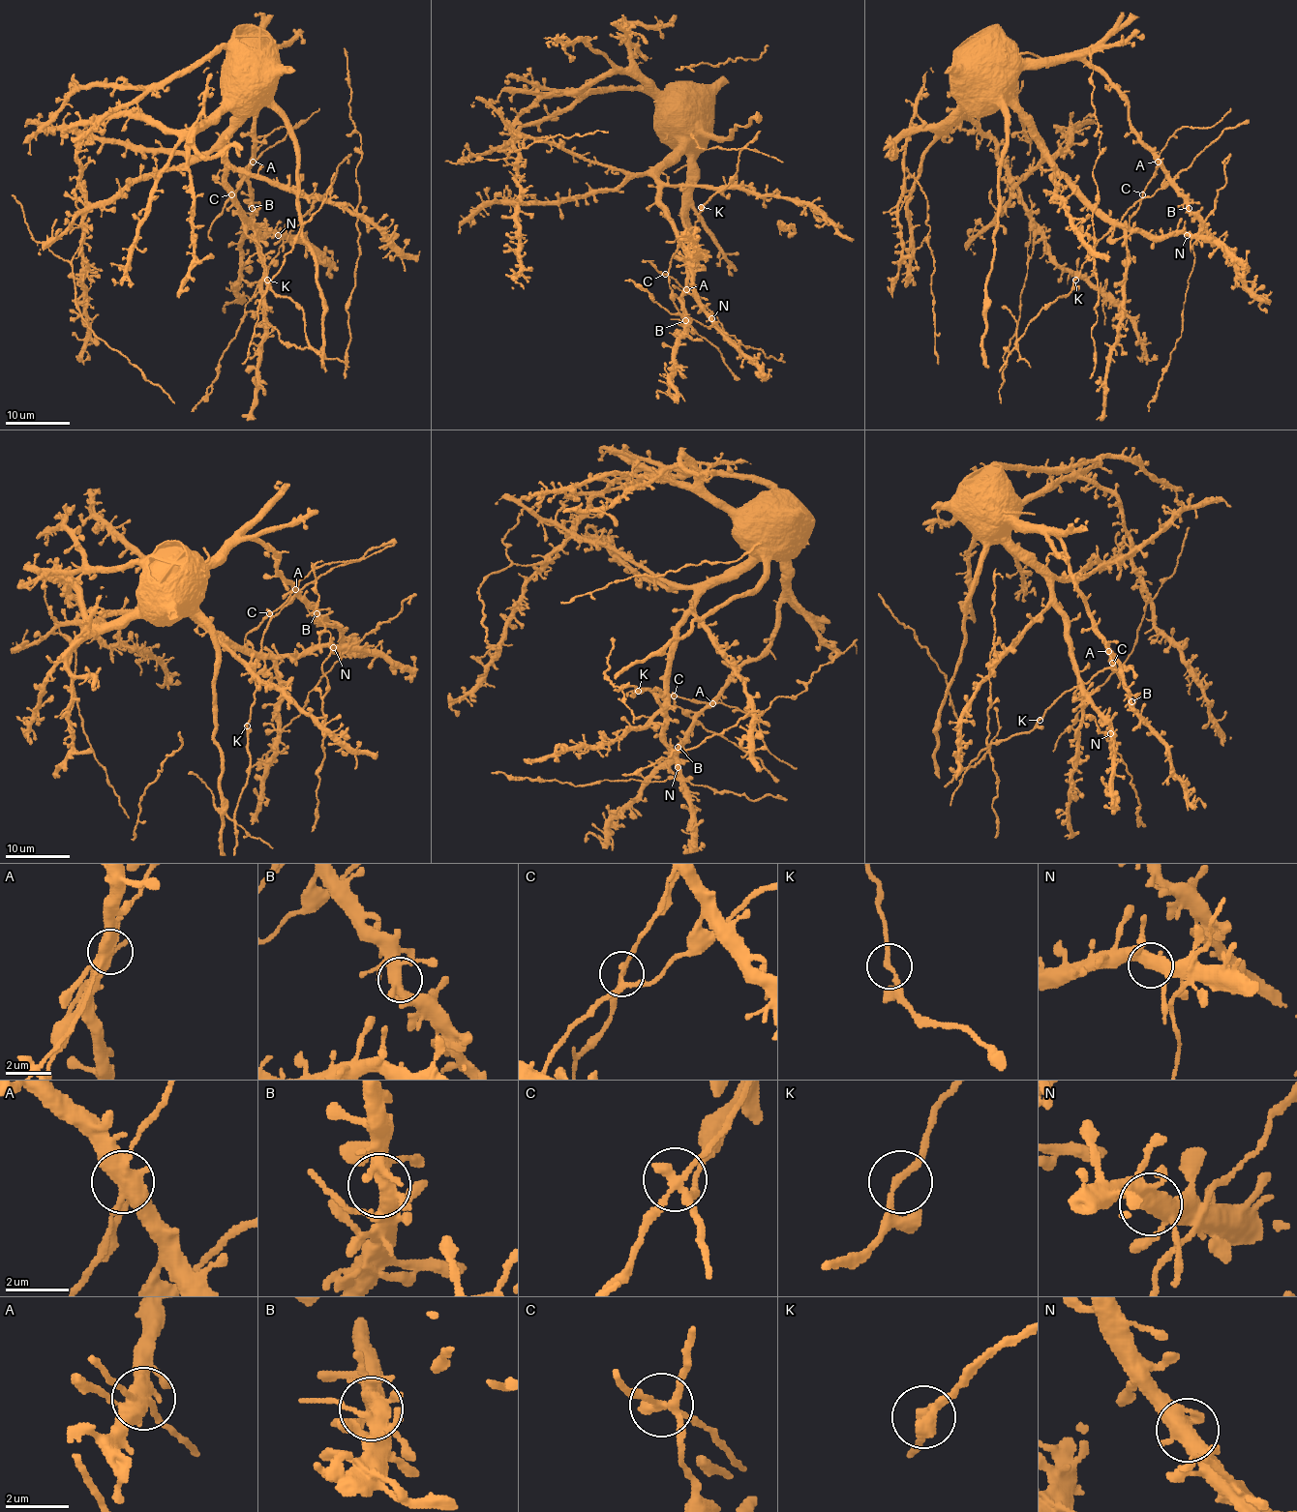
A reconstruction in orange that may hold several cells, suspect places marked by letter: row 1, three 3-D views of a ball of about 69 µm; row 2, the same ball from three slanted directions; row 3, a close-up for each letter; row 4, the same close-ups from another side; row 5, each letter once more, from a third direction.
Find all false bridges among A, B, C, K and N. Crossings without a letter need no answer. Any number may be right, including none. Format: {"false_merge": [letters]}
{"false_merge": ["A", "C"]}

